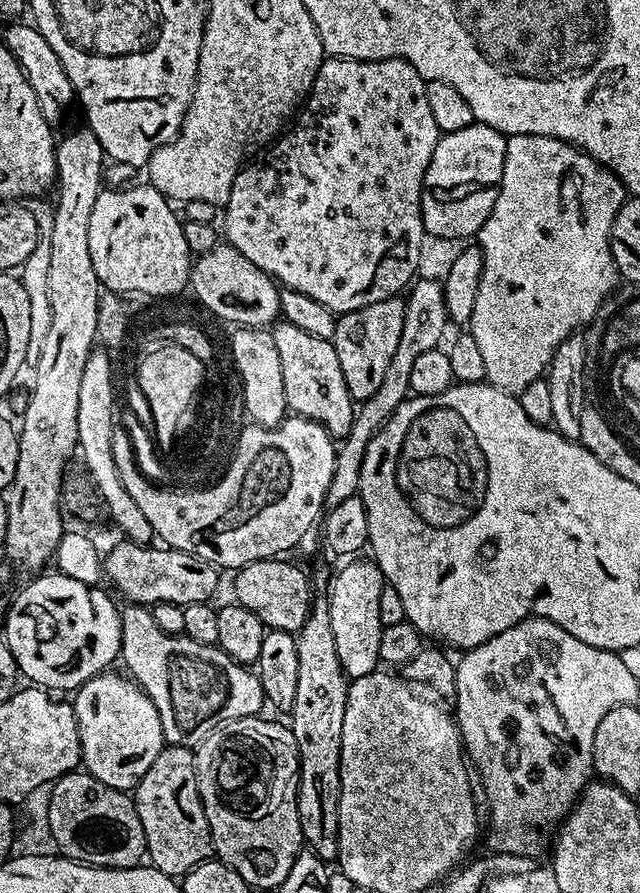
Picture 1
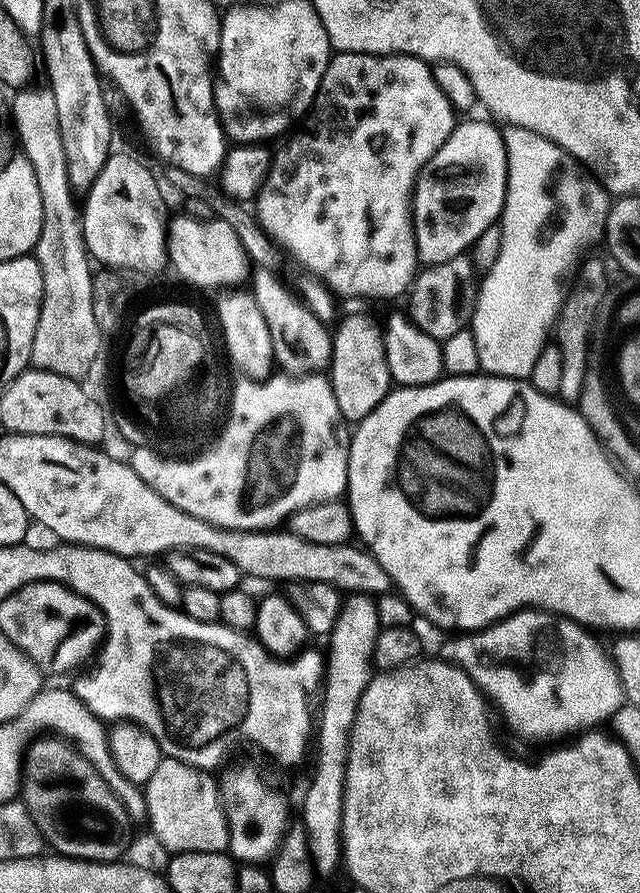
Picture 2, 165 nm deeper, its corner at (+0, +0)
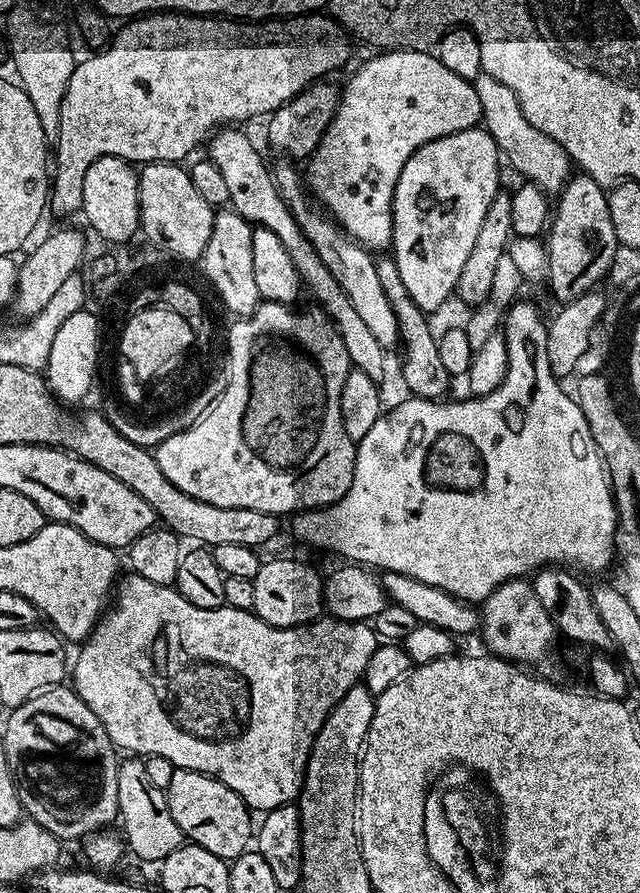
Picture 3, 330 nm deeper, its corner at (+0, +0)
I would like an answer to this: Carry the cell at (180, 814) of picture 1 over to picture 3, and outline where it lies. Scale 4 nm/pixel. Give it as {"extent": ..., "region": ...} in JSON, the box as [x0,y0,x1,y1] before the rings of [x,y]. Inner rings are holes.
{"extent":[166,768,254,862],"region":[[[177,768],[172,773],[166,795],[174,822],[178,822],[191,843],[210,850],[210,854],[225,862],[234,861],[242,853],[249,851],[254,836],[253,813],[244,799],[234,794],[234,790],[230,790],[222,781],[215,780],[205,772]]]}

